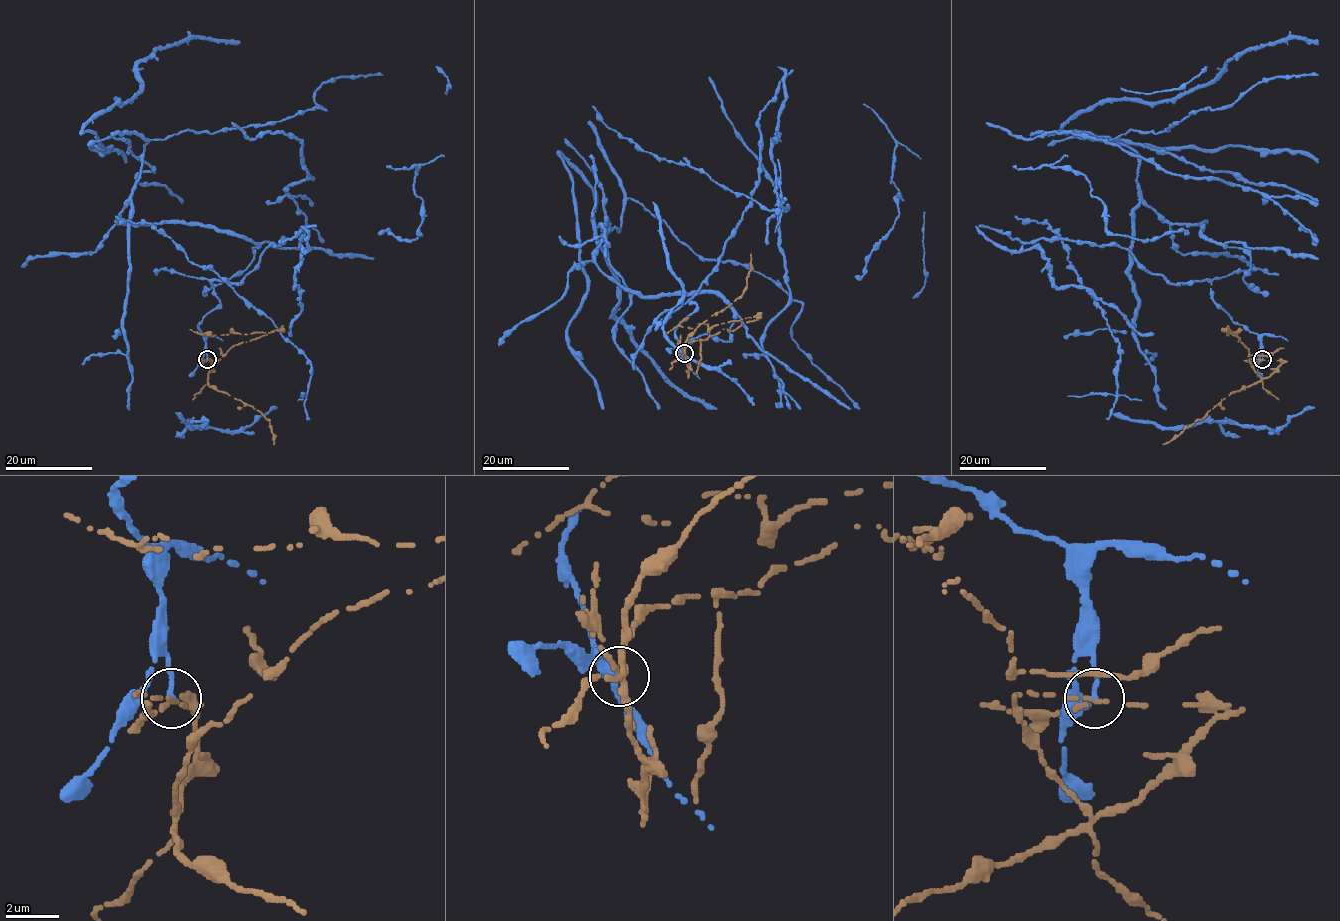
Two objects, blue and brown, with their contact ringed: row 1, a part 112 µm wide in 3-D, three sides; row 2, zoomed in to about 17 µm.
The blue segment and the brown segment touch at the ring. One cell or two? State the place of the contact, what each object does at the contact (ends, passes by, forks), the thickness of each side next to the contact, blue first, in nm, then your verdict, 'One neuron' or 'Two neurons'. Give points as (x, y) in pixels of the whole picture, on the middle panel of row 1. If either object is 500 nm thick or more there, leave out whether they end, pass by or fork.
Place: (684, 353). At the ring blue ends. At the ring brown passes by. Thickness 200 nm (blue) against 160 nm. Two neurons

